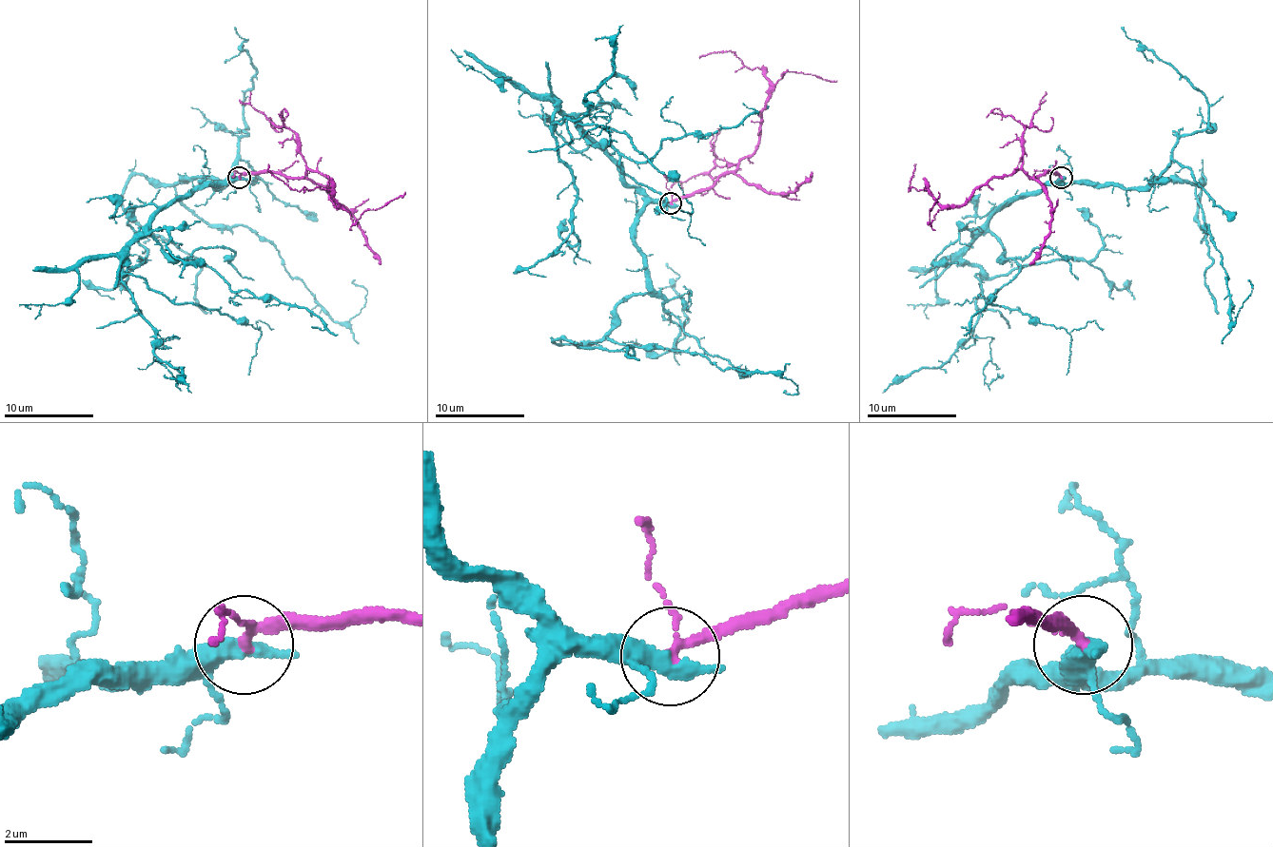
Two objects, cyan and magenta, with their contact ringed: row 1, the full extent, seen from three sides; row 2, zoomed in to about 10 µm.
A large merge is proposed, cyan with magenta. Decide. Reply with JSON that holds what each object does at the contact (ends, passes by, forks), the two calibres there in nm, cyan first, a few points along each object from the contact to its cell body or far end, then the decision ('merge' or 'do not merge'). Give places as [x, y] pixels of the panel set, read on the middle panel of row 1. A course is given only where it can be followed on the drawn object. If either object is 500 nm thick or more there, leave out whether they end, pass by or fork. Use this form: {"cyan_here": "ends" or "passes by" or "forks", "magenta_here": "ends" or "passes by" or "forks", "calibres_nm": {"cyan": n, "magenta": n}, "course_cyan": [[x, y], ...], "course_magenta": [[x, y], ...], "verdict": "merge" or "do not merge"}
{"cyan_here": "forks", "magenta_here": "passes by", "calibres_nm": {"cyan": 320, "magenta": 190}, "course_cyan": [[671, 203], [644, 208], [636, 248], [649, 290], [619, 304], [606, 337], [782, 377], [798, 393], [787, 391]], "course_magenta": [[671, 203], [707, 190], [758, 144], [769, 87], [758, 67], [749, 69], [731, 52], [700, 59]], "verdict": "do not merge"}

